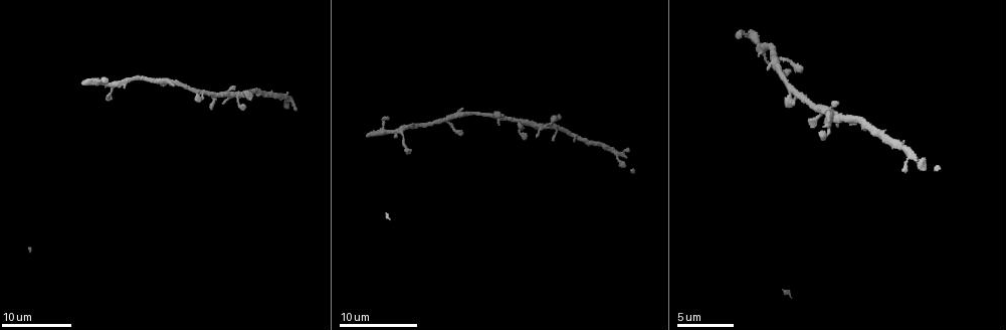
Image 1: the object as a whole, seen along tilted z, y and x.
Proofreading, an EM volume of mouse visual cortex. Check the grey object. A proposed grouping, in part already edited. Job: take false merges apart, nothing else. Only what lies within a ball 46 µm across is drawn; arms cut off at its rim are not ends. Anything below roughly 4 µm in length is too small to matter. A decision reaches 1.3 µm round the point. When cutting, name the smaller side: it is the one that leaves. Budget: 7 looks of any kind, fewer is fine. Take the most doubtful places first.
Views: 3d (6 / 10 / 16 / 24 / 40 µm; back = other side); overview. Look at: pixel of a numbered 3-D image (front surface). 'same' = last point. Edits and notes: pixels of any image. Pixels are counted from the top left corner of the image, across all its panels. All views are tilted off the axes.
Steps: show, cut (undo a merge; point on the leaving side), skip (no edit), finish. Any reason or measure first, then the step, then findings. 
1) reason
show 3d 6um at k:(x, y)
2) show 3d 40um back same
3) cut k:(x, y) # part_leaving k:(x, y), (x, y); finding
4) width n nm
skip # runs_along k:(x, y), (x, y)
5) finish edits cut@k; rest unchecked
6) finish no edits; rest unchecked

show 3d 16um at 1:(815, 105)

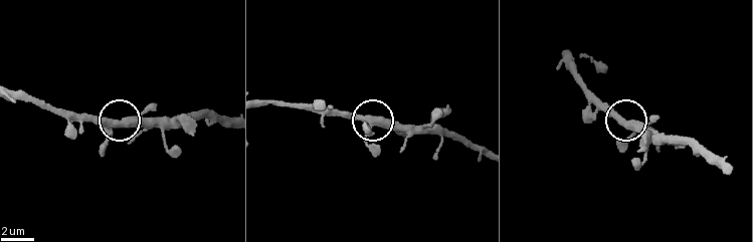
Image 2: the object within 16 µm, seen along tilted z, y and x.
skip # runs_along 2:(264, 105), (303, 104), (366, 114), (372, 119), (370, 134); all the same neuron

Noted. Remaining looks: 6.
calibre changes
show 3d 6um at 1:(193, 89)

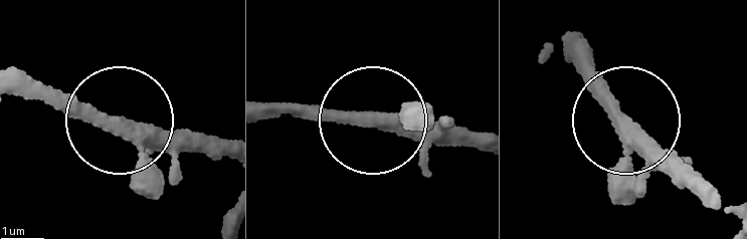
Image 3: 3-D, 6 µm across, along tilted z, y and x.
skip # runs_along 3:(18, 87), (177, 134), (204, 132); one neuron here

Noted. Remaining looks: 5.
sudden change in width
show 3d 16um at 1:(403, 144)

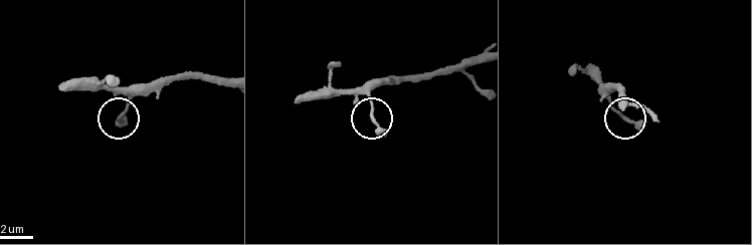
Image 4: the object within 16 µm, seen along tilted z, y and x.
width 190 nm
skip # runs_along 4:(414, 74), (379, 79), (370, 96), (372, 115); all the same neuron

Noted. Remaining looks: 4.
finish no edits; rest unchecked

